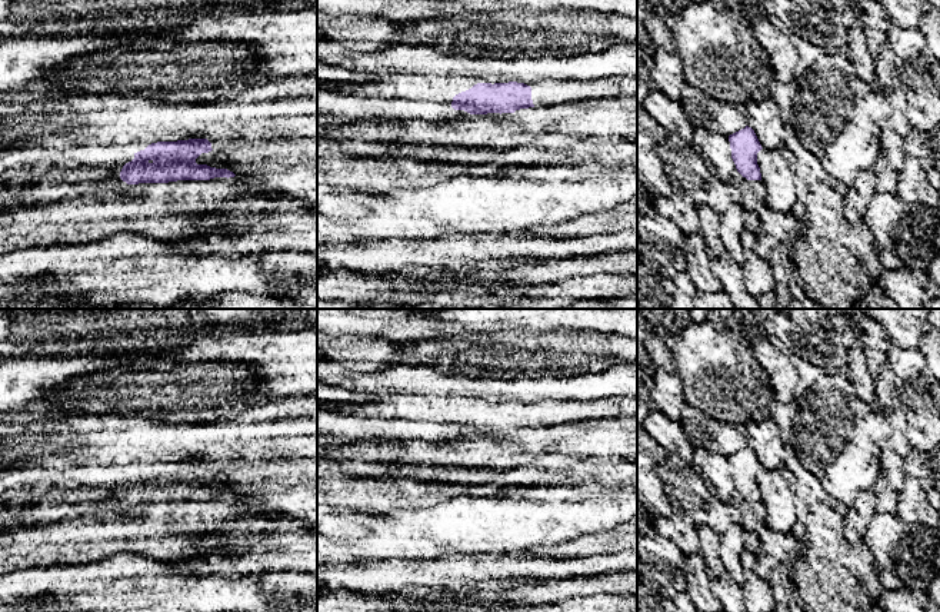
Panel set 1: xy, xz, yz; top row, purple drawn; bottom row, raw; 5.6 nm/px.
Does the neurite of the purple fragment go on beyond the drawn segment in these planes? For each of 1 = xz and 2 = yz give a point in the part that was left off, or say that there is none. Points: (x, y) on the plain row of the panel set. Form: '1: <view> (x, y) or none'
1: none
2: none

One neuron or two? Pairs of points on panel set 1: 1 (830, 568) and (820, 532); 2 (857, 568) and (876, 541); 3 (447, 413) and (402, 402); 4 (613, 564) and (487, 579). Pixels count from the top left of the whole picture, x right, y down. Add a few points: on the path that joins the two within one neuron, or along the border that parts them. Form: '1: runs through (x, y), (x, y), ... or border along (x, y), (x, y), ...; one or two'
1: runs through (824, 559), (822, 541); one
2: border along (862, 541), (873, 558), (873, 568), (880, 581); two
3: runs through (436, 413), (413, 413); one
4: runs through (582, 566), (519, 568); one

